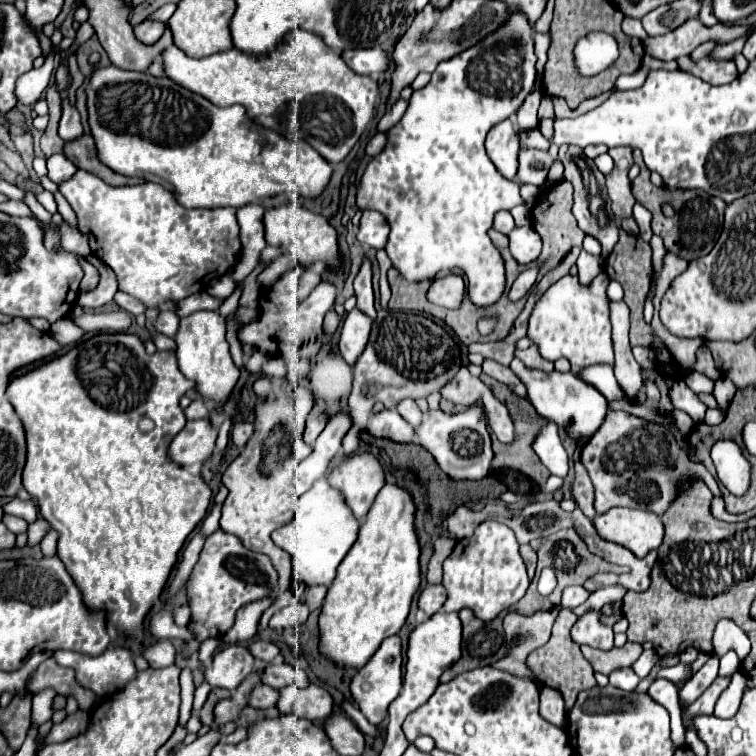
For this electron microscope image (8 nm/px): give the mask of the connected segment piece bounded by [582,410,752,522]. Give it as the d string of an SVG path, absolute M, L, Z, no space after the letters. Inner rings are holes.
M618 410L608 414L602 432L590 438L588 444L582 448L582 464L588 468L588 474L596 488L594 504L598 512L608 512L612 508L612 502L616 502L616 506L624 502L622 506L626 508L640 508L664 514L664 510L668 510L668 506L676 500L676 496L680 496L688 482L702 480L716 496L712 500L712 514L718 520L744 522L752 518L750 512L730 514L724 506L720 506L722 492L716 478L700 462L690 460L686 450L676 442L676 438L672 438L672 434L668 434L668 430L664 430L664 426L644 422L644 418L636 418L628 412Z

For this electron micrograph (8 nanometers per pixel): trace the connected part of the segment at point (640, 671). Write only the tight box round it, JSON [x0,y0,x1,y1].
[632,648,658,678]

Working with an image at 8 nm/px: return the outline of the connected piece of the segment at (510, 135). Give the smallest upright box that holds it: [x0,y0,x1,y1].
[486,120,518,180]

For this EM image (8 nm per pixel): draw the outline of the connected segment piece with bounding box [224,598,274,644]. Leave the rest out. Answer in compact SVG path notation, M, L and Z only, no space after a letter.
M264 598L252 604L246 604L238 610L236 614L236 624L224 634L224 642L226 644L236 644L236 642L246 642L250 640L256 630L258 630L258 620L262 616L262 612L274 602L274 598Z

